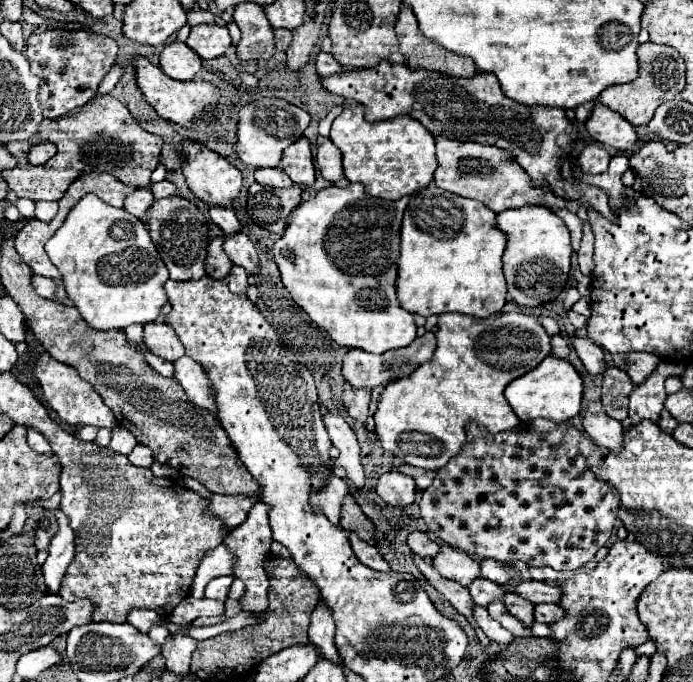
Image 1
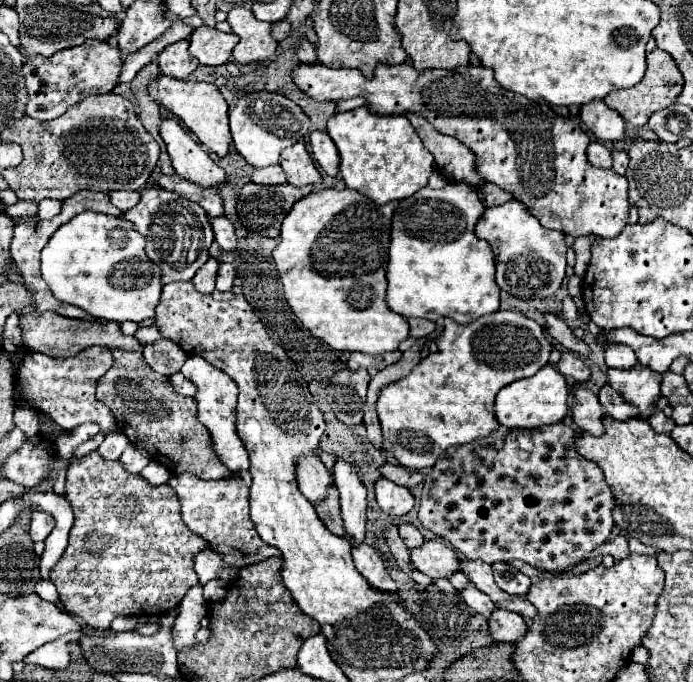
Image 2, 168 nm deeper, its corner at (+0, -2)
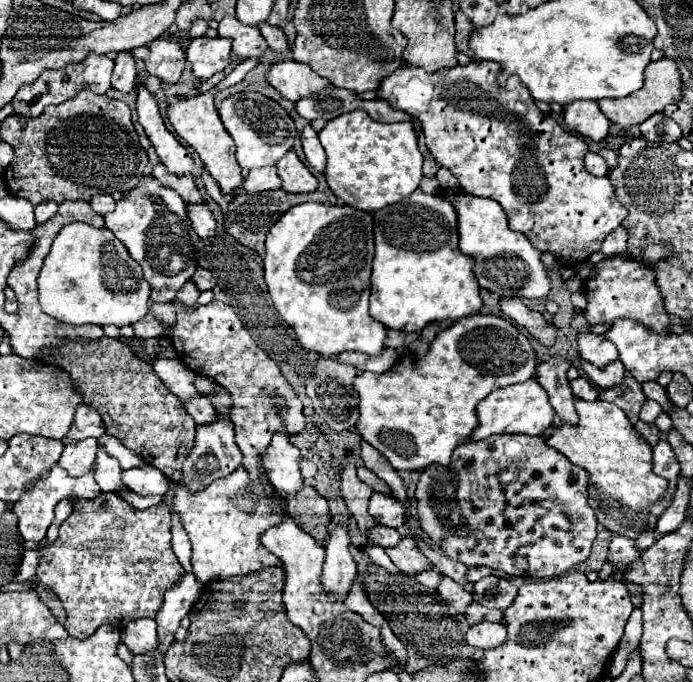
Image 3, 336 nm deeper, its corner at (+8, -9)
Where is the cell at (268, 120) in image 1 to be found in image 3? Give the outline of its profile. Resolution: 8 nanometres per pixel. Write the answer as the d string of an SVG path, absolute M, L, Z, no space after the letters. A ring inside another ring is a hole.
M243 92L225 98L219 108L219 116L237 146L237 162L245 170L275 166L275 162L293 148L297 136L295 122L275 100L259 92Z

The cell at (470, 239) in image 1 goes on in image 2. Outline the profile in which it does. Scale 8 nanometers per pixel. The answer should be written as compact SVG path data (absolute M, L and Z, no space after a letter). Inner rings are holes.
M453 181L443 189L423 187L399 201L391 223L387 265L385 303L391 311L405 319L451 317L457 323L471 323L499 309L493 251L473 231L483 209L477 189L467 181Z

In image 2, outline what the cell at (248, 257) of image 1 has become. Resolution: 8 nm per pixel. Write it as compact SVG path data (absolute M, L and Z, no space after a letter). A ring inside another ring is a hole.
M215 217L211 219L215 241L219 243L221 249L233 251L237 247L237 237L235 237L235 227L227 217Z

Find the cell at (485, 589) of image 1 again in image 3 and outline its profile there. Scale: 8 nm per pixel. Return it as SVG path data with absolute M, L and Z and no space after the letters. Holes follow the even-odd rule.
M431 570L431 572L423 572L423 574L415 576L415 580L417 580L417 582L421 582L423 586L427 586L431 592L435 592L435 590L437 590L437 586L439 586L441 574L439 574L439 572L435 572L435 570Z

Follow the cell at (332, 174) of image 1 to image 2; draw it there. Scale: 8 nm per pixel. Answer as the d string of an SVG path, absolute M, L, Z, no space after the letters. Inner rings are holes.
M313 131L311 133L311 151L313 157L317 159L317 163L321 165L321 169L335 177L339 171L339 153L335 143L331 141L331 137L325 131Z

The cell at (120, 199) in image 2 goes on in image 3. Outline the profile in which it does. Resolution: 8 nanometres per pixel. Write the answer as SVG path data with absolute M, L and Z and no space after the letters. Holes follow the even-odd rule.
M109 194L93 196L89 204L91 204L91 208L93 208L97 214L101 214L101 216L105 216L107 212L111 212L111 210L115 208L115 200L113 200L113 196L109 196Z

